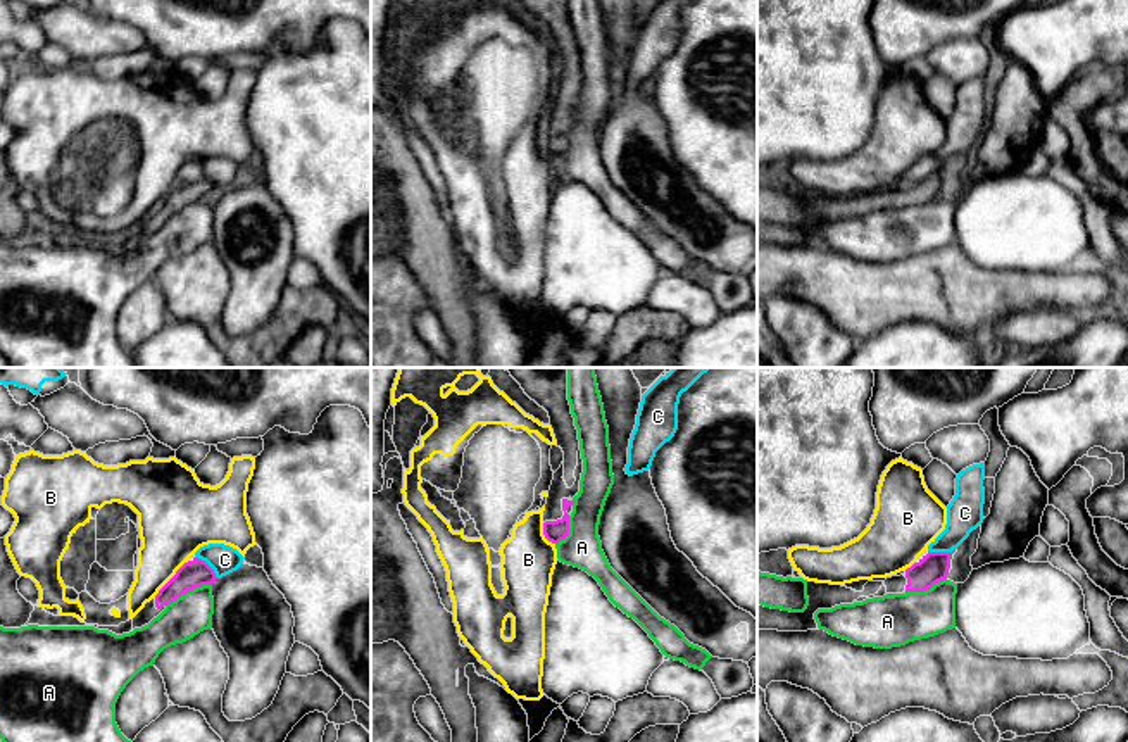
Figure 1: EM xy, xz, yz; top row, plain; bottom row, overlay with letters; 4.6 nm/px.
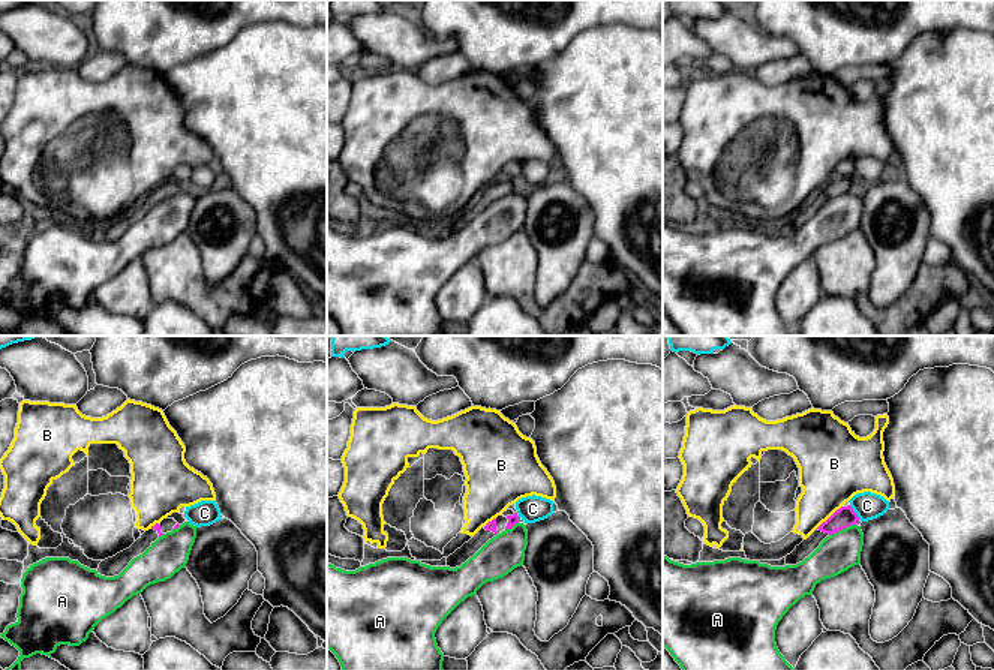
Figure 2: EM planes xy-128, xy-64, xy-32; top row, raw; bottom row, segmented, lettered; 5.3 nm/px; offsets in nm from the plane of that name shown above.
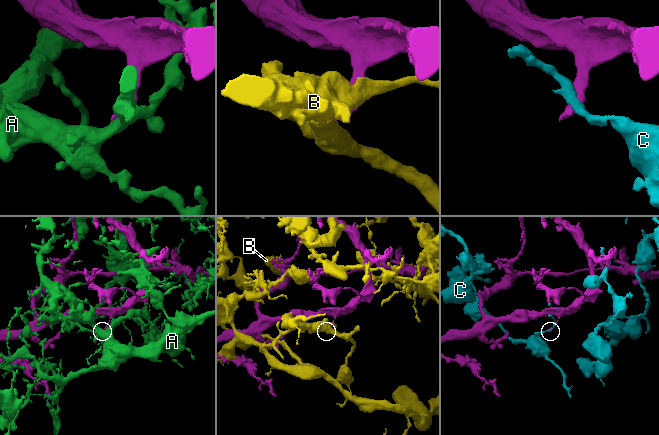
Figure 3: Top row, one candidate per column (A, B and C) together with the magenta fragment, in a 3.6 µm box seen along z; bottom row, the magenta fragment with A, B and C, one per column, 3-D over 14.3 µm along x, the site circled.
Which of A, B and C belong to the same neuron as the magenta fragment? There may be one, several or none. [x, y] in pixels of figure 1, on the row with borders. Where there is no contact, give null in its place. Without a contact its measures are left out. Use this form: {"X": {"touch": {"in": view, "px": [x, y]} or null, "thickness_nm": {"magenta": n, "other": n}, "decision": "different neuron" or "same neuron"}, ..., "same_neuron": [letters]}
{"A": {"touch": {"in": "xy", "px": [188, 591]}, "thickness_nm": {"magenta": 130, "other": 190}, "decision": "different neuron"}, "B": {"touch": {"in": "xy", "px": [171, 578]}, "thickness_nm": {"magenta": 130, "other": 320}, "decision": "different neuron"}, "C": {"touch": {"in": "xy", "px": [207, 565]}, "thickness_nm": {"magenta": 130, "other": 140}, "decision": "different neuron"}, "same_neuron": []}

